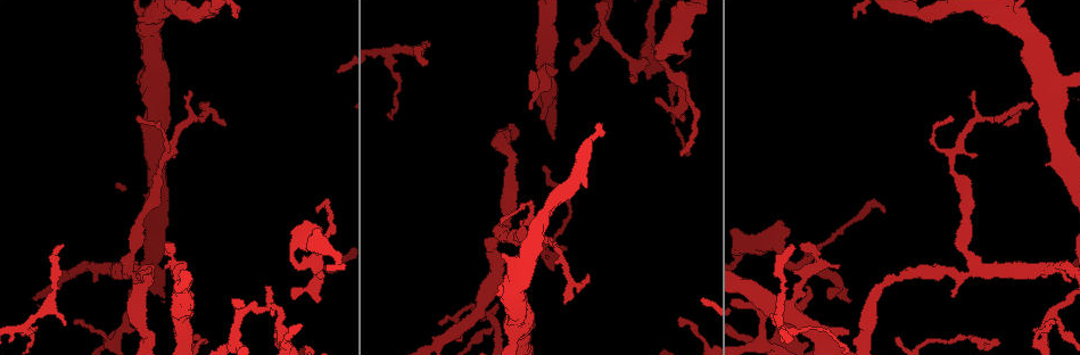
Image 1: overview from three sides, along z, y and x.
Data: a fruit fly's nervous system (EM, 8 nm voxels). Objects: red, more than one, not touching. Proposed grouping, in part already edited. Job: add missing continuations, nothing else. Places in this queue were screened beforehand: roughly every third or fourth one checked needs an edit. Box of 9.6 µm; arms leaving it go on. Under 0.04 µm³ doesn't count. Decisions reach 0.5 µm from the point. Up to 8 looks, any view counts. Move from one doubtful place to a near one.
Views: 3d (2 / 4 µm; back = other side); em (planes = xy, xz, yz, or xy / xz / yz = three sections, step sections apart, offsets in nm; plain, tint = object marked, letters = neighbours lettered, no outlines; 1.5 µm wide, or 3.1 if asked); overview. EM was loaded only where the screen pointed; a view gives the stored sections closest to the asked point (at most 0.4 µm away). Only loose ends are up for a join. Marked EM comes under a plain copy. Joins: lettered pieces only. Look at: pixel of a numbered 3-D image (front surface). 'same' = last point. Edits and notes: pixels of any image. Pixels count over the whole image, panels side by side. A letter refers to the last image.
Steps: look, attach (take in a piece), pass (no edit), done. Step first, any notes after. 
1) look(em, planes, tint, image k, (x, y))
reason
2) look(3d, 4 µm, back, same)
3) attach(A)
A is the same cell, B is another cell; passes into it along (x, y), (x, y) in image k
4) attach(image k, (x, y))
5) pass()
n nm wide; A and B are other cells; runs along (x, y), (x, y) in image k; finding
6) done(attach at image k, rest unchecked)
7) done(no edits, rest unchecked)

look(em, planes, letters, image 1, (502, 223))
branch stops here

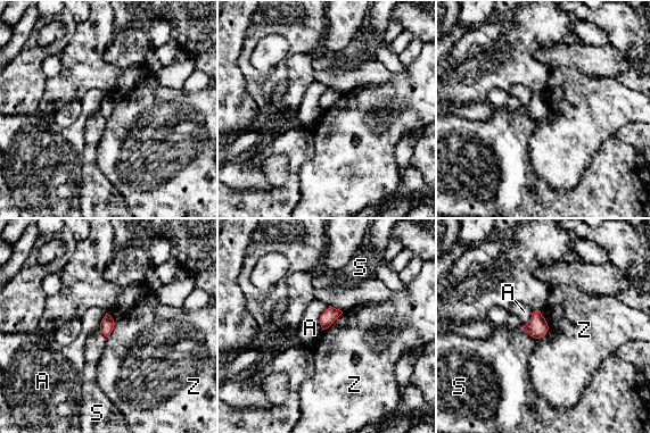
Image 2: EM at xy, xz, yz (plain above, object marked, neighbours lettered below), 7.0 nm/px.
pass()
Z touches over 200 nm; A, S and Z are other cells; border along (540, 311), (548, 331), (537, 339) in image 2; none of them fits

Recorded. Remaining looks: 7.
look(3d, 4 µm, image 1, (586, 275))
branch stops here

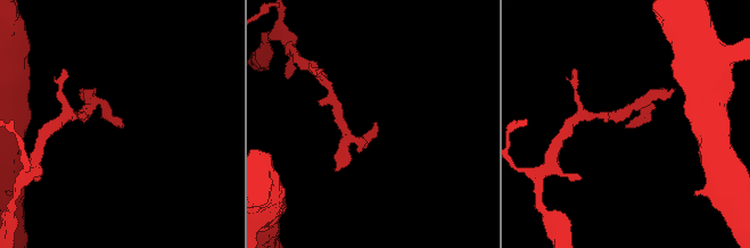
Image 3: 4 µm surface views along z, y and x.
look(em, planes, letters, image 3, (122, 127))

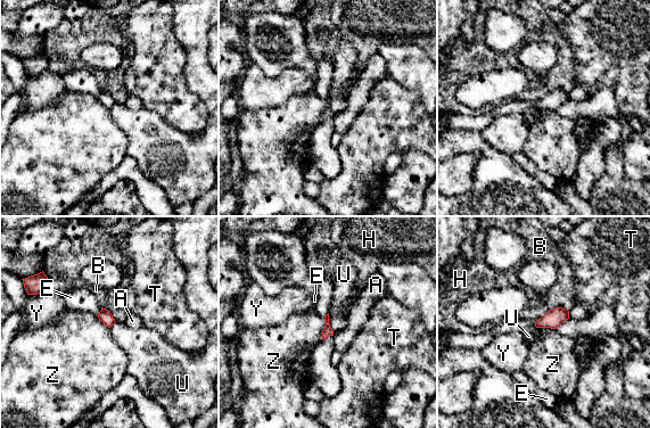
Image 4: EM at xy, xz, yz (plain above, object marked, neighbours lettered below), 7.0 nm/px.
pass()
Z touches over 150 nm; A, B, E, H, T, U, Y and Z are other cells; no lettered piece goes on from it

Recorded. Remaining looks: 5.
look(em, xz, step 4, letters, image 1, (430, 44))
branch stops here

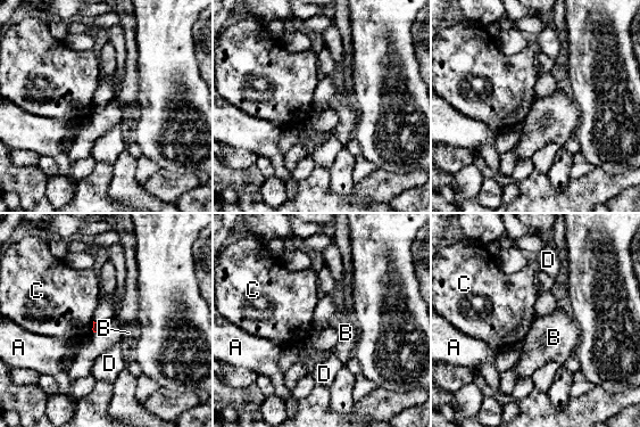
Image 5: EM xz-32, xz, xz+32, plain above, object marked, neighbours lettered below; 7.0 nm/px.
look(em, planes, letters, same)

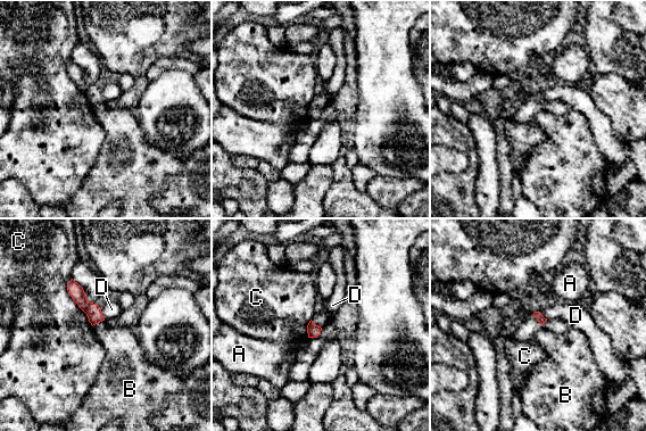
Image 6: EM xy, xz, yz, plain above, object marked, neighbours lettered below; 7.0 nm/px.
pass()
A, B, C and D are other cells; runs along (72, 283), (81, 300), (99, 318) in image 6; none of them fits

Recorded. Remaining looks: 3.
look(3d, 2 µm, image 1, (807, 288))
an open end

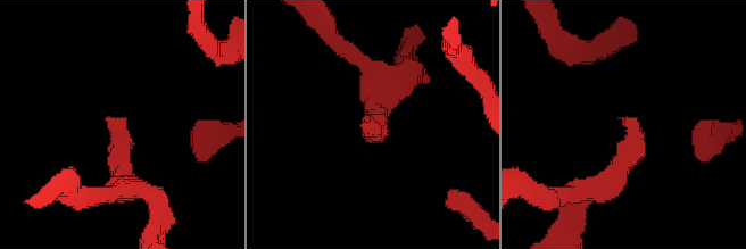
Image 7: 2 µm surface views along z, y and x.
look(em, yz, step 4, letters, image 7, (106, 117))

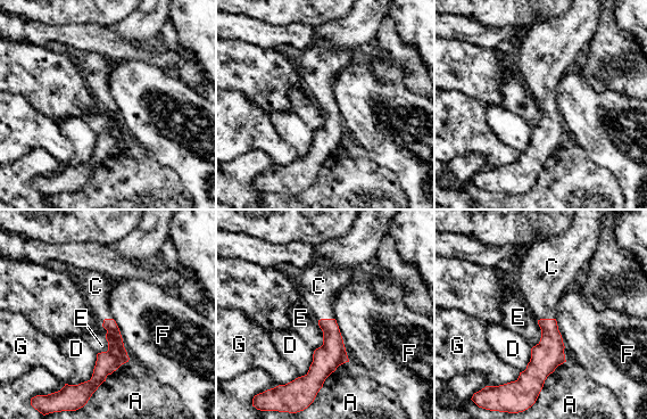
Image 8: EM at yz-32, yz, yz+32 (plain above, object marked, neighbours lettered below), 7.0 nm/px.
look(em, planes, letters, same)

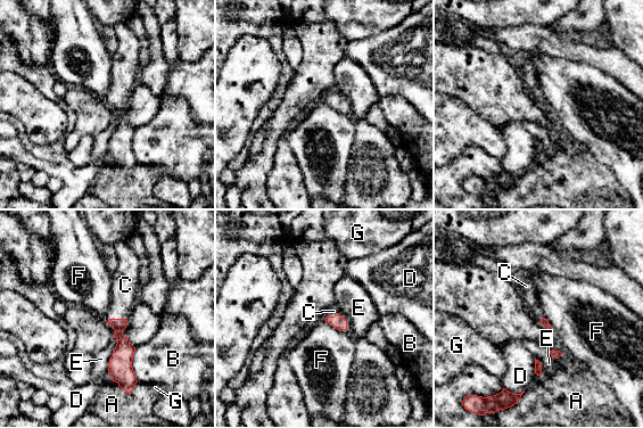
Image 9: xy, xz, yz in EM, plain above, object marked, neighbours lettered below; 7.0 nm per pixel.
attach(C)
C is the same cell, A, B, D, E, F and G are other cells; passes into it along (338, 321), (338, 313), (334, 311) in image 9; it goes on there

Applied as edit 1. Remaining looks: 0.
done(attach at image 9, rest unchecked)

